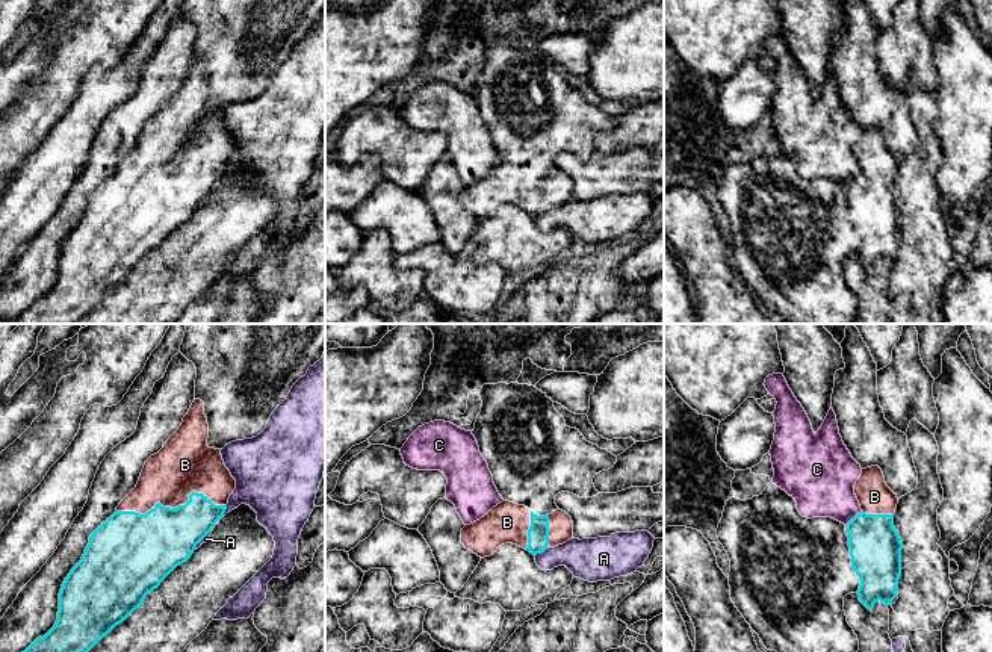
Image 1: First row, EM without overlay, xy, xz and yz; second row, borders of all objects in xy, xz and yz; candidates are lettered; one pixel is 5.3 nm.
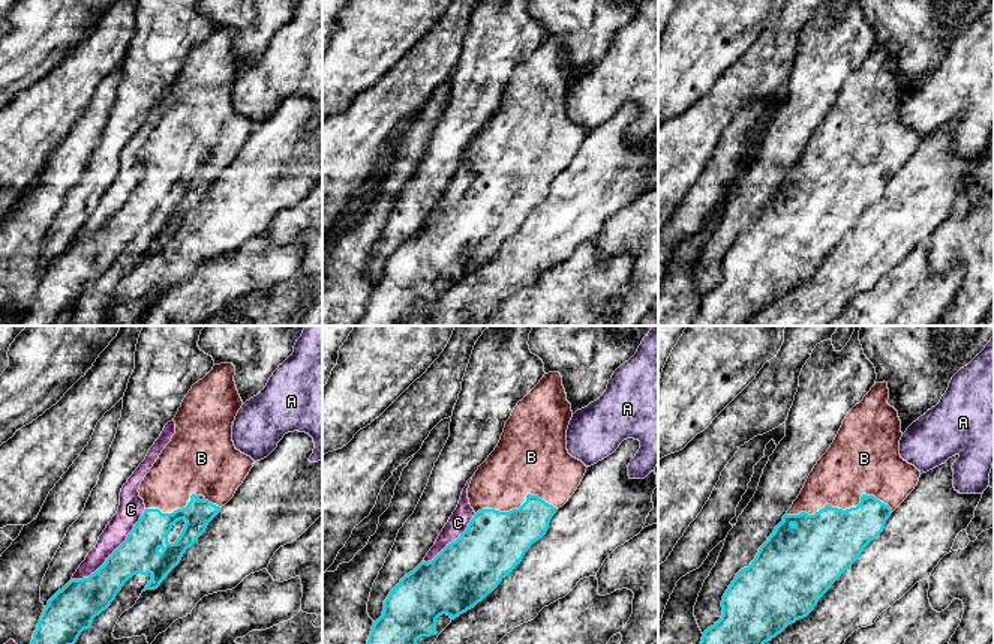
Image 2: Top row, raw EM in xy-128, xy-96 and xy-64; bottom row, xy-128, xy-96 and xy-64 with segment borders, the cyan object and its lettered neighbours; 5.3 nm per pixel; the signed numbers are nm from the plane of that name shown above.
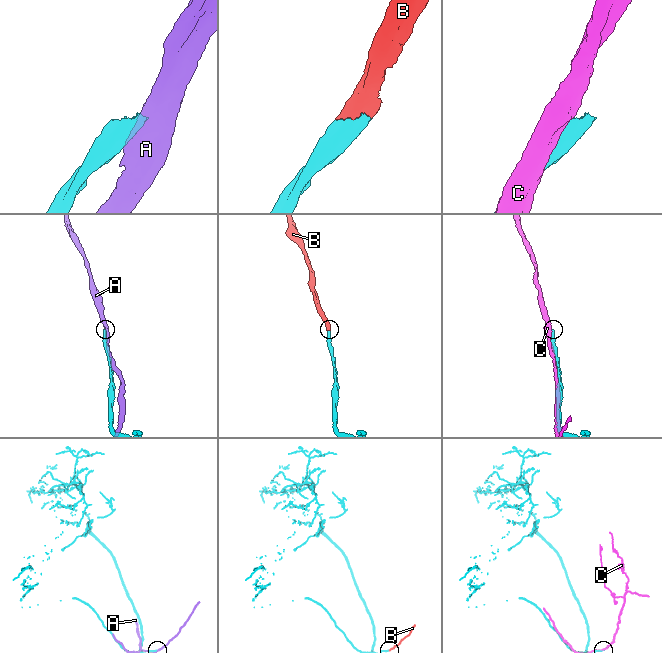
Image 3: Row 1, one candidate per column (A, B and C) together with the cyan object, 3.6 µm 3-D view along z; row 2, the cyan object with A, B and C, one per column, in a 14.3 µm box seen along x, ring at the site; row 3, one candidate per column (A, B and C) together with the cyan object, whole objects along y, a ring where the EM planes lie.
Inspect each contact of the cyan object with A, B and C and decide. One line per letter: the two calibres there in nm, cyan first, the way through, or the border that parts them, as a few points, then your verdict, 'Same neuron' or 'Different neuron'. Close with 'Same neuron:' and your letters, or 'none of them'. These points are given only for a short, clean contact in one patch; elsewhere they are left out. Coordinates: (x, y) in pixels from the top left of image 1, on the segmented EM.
A: Thickness 110 nm (cyan) against 220 nm. Different neuron
B: Thickness 360 nm (cyan) against 300 nm. Same neuron
C: Thickness 280 nm (cyan) against 340 nm. Different neuron
Same neuron: B

